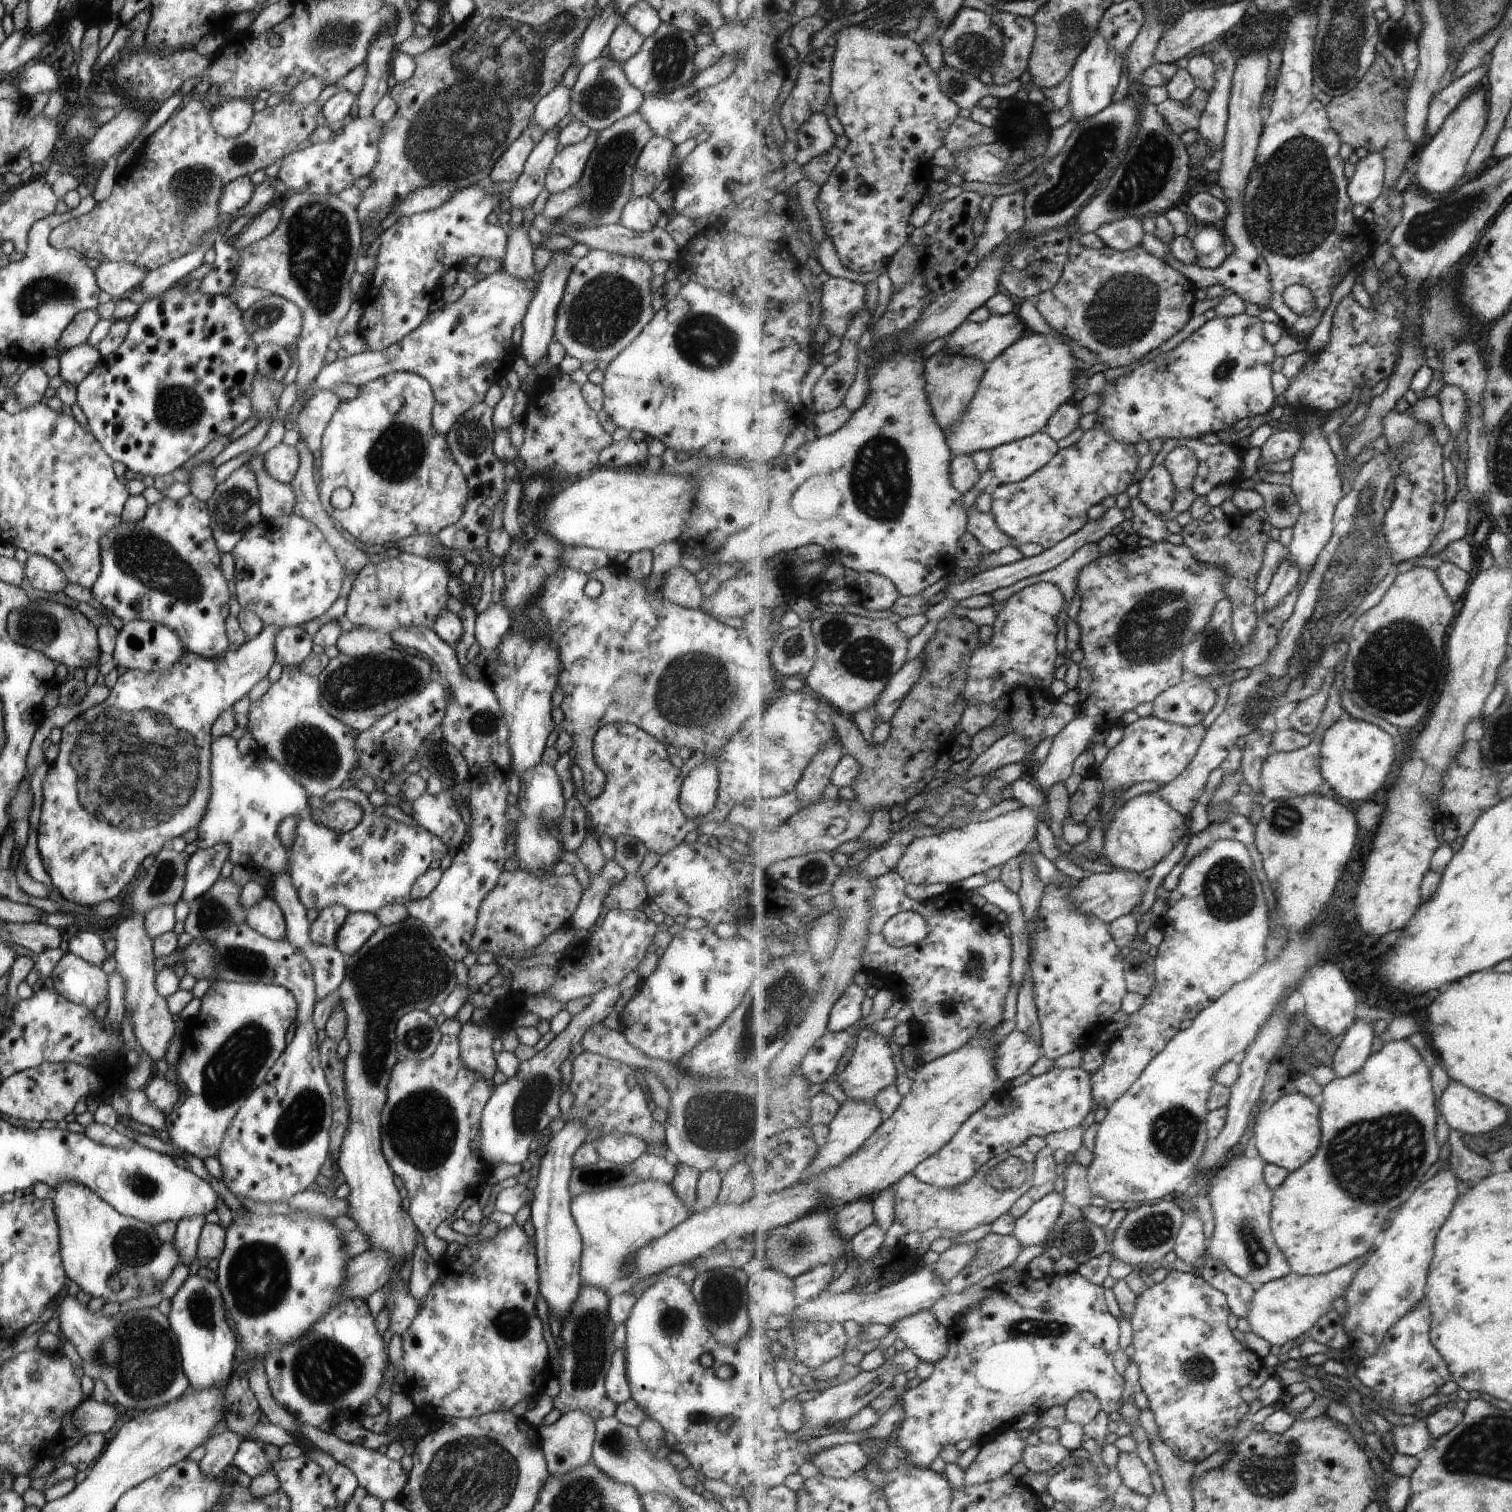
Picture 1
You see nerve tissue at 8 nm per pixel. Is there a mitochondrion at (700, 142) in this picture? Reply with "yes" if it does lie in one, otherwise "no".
no

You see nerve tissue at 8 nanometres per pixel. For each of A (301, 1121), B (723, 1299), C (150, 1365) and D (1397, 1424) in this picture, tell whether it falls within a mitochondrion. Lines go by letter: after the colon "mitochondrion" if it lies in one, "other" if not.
A: mitochondrion
B: mitochondrion
C: mitochondrion
D: other

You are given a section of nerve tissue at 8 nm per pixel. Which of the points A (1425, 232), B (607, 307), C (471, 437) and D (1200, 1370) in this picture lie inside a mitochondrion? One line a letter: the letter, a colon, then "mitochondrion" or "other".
A: mitochondrion
B: mitochondrion
C: mitochondrion
D: mitochondrion

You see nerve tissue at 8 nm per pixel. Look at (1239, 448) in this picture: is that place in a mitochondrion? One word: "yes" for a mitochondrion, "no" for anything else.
no

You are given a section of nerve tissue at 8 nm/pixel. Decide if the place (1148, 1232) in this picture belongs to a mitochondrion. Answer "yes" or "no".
yes

